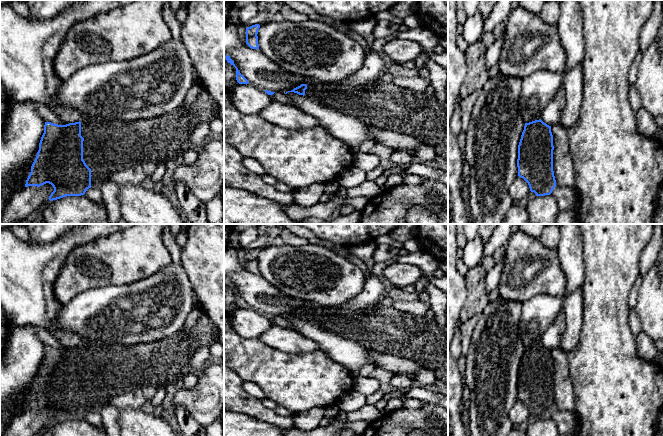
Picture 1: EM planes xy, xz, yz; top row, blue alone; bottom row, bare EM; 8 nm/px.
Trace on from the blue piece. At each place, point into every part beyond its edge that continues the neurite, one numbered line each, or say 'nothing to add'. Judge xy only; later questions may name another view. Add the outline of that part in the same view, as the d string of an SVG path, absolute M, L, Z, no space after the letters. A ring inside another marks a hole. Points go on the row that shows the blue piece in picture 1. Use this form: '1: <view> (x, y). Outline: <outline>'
1: xy (109, 146). Outline: M203 89L197 99L188 107L158 117L119 121L92 118L81 121L83 160L91 169L91 187L100 188L111 176L121 170L146 161L167 162L182 154L184 144L195 128L202 122L211 122L218 117L218 105L211 94Z

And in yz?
nothing to add

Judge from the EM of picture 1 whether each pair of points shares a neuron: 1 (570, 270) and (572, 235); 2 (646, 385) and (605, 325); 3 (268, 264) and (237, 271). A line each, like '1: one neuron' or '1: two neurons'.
1: one neuron
2: one neuron
3: two neurons

